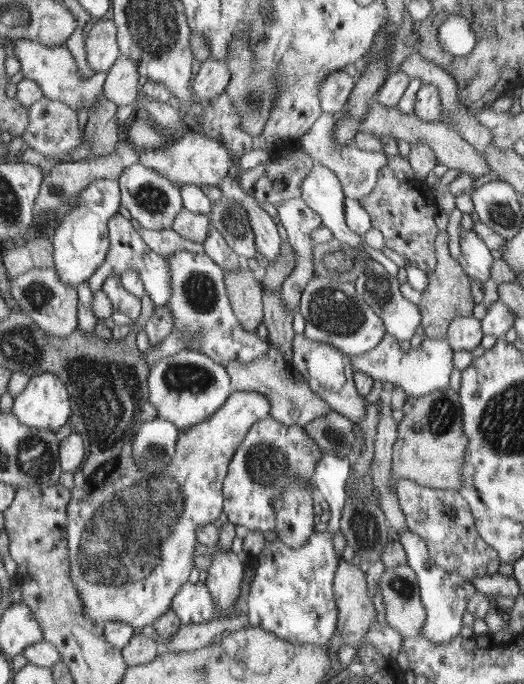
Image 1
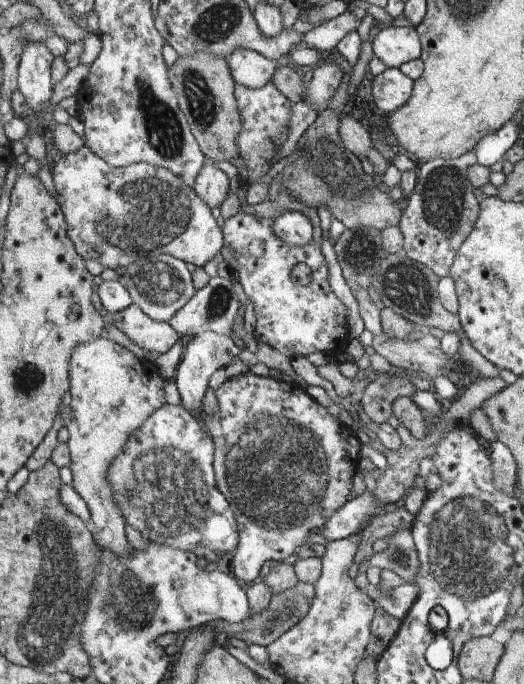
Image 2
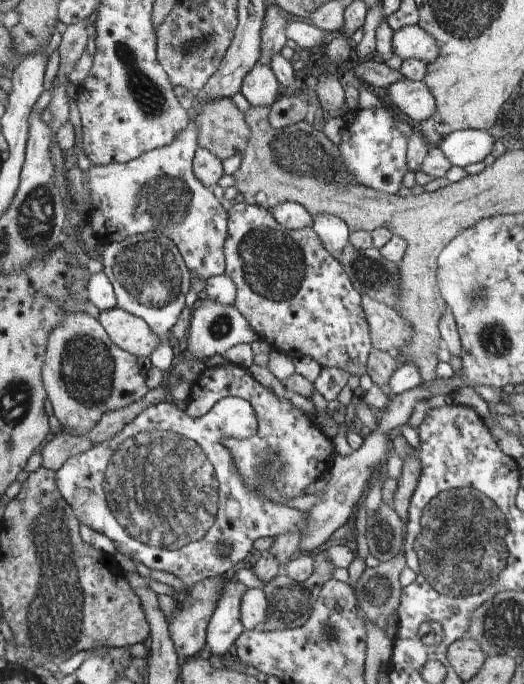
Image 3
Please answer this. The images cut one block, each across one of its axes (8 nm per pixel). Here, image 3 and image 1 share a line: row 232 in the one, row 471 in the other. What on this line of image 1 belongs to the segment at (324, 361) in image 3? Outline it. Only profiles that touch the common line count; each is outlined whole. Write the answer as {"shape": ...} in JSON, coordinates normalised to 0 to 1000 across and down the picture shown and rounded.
{"shape":[[[508,611],[498,618],[483,623],[466,646],[458,649],[448,665],[443,665],[441,681],[427,700],[427,749],[437,763],[447,768],[458,766],[473,775],[496,775],[506,782],[511,775],[525,775],[527,732],[546,719],[552,705],[559,705],[567,696],[595,699],[601,694],[616,659],[603,652],[603,646],[584,635],[580,624],[534,620],[532,614]]]}

